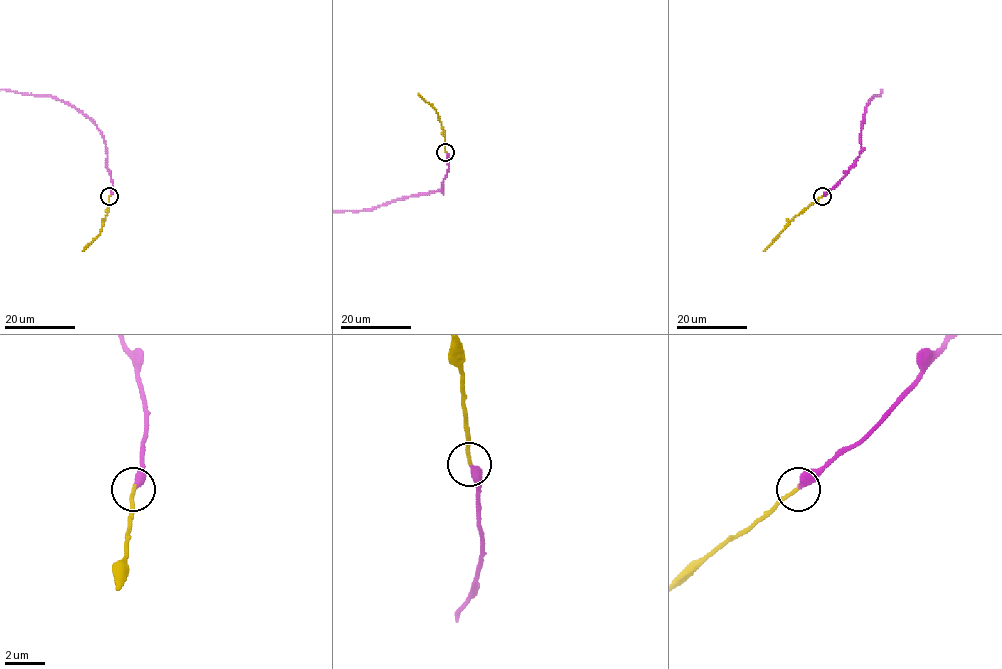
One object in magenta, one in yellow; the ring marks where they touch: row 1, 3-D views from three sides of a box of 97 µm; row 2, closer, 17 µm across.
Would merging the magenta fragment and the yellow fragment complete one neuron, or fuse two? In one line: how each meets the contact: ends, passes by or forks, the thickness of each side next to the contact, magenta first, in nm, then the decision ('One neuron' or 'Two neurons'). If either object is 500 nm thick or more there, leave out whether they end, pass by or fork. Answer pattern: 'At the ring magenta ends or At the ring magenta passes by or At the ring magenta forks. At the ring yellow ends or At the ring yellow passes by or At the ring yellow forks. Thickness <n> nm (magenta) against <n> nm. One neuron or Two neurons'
At the ring magenta ends. At the ring yellow ends. Thickness 400 nm (magenta) against 180 nm. One neuron

